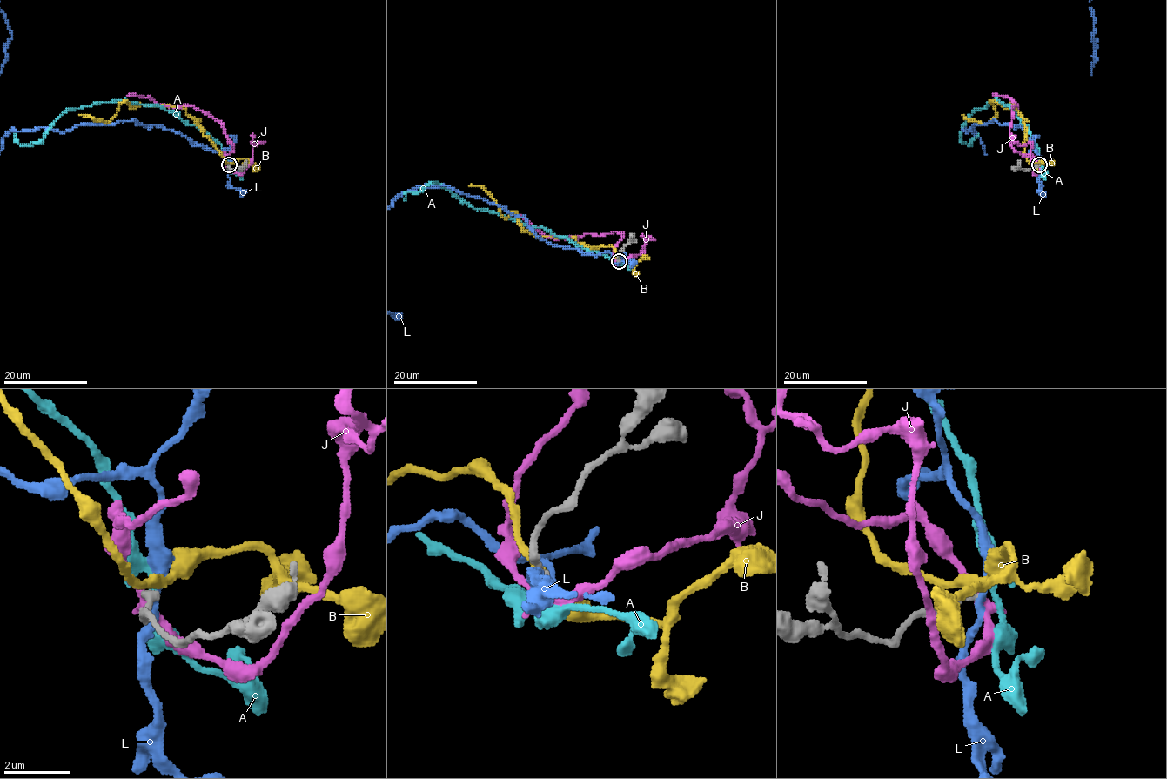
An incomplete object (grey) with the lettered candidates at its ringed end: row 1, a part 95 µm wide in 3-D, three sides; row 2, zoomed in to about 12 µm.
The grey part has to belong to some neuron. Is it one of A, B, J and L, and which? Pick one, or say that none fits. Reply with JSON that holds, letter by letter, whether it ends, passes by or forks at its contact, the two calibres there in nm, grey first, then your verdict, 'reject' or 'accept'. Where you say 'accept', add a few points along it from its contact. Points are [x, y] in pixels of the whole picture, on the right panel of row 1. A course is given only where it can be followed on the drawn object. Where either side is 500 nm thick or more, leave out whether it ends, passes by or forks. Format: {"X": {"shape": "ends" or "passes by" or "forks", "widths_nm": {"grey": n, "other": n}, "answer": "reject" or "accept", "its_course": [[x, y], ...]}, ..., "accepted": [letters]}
{"A": {"shape": "passes by", "widths_nm": {"grey": 280, "other": 150}, "answer": "accept"}, "B": {"shape": "passes by", "widths_nm": {"grey": 300, "other": 280}, "answer": "reject"}, "J": {"shape": "passes by", "widths_nm": {"grey": 280, "other": 280}, "answer": "reject"}, "L": {"shape": "passes by", "widths_nm": {"grey": 280, "other": 240}, "answer": "reject"}, "accepted": ["A"]}

